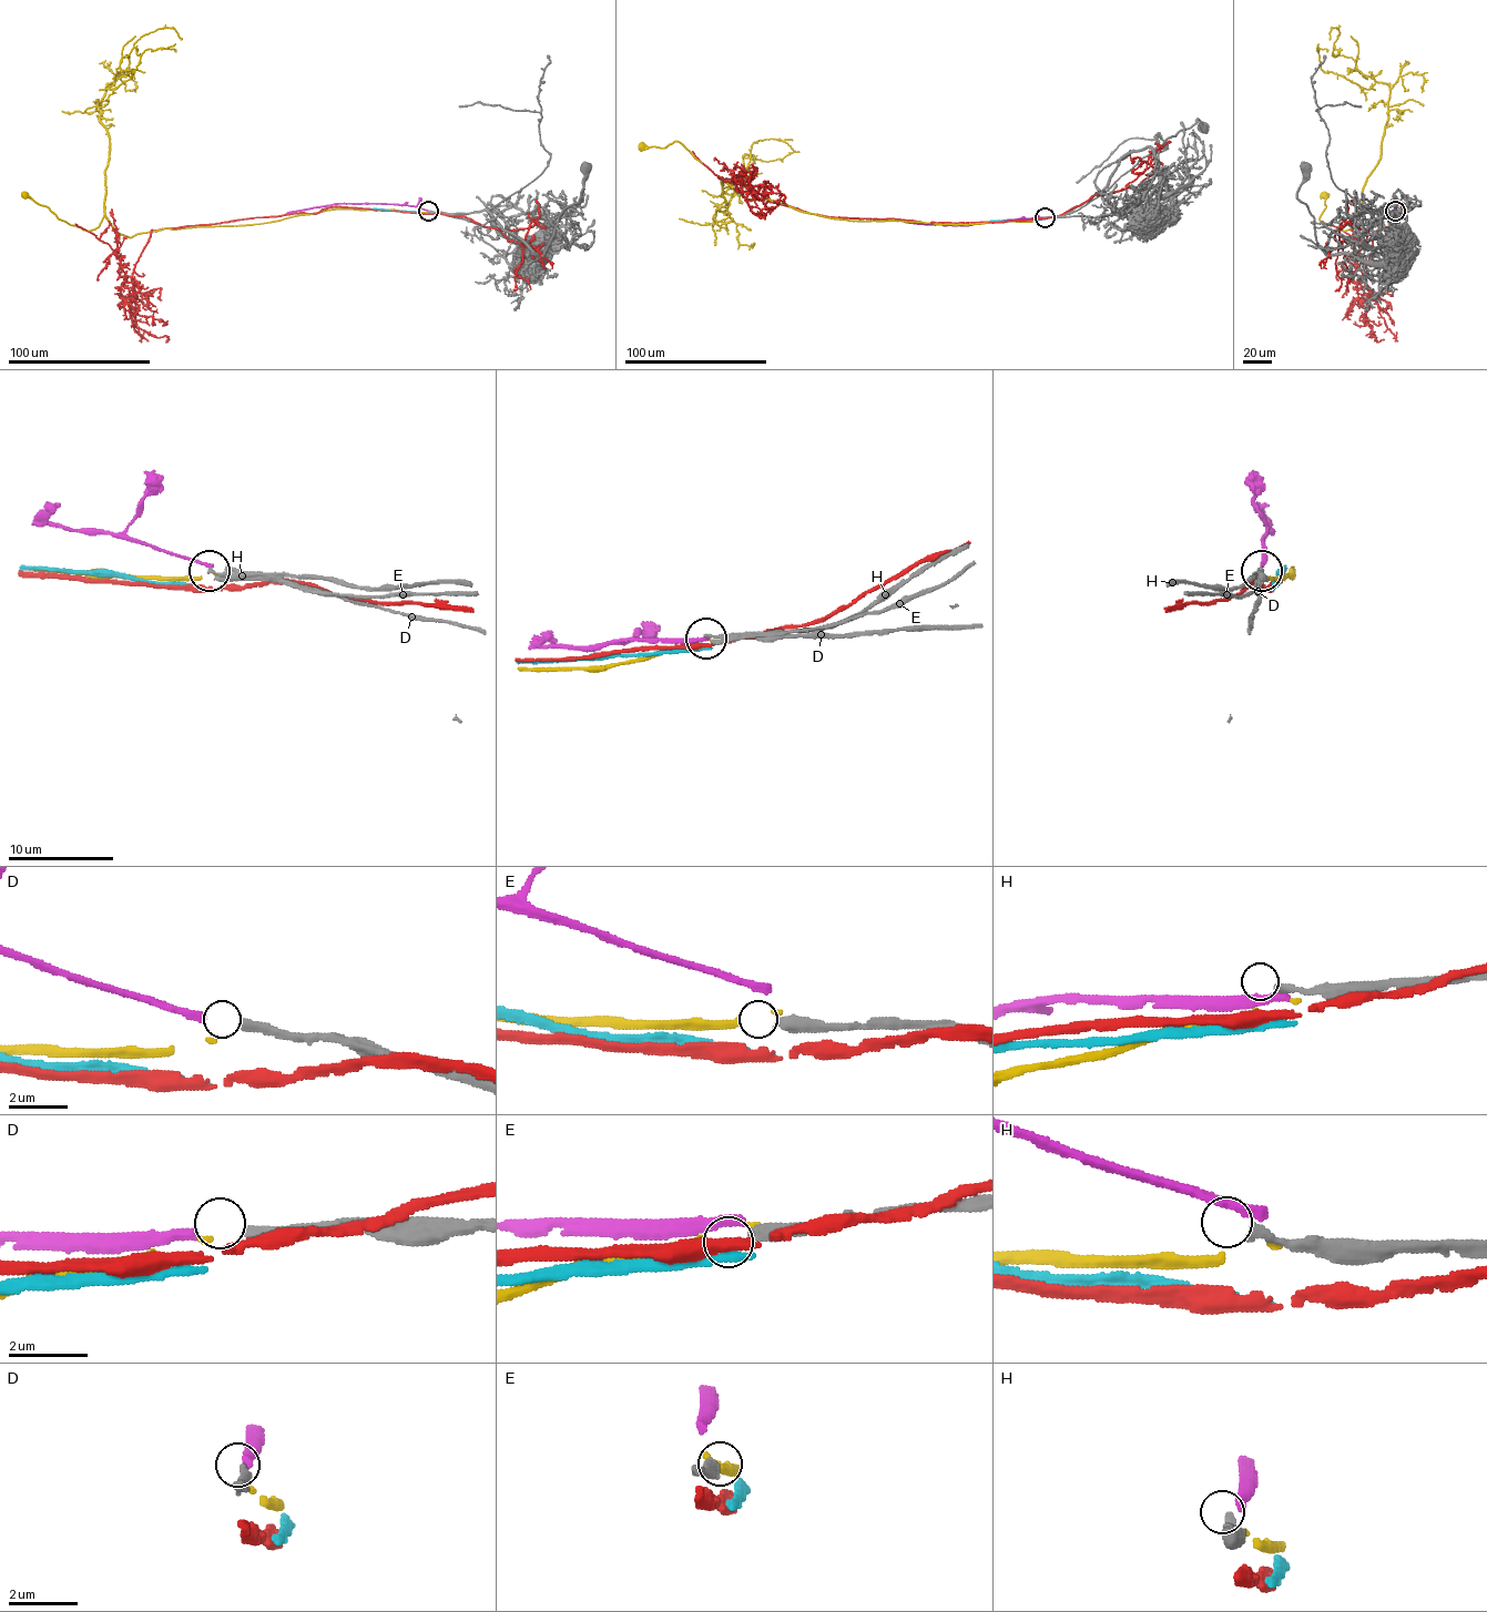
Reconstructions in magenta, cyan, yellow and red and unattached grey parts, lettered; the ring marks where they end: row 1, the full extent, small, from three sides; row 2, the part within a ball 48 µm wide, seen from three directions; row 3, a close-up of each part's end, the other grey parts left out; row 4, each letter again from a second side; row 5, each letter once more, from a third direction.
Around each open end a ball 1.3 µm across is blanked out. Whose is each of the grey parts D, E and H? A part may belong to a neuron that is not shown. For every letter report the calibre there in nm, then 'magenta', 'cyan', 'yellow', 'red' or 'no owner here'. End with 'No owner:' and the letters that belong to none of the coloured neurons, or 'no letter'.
D: 280 nm | magenta
E: 400 nm | no owner here
H: 240 nm | no owner here
No owner: E, H

